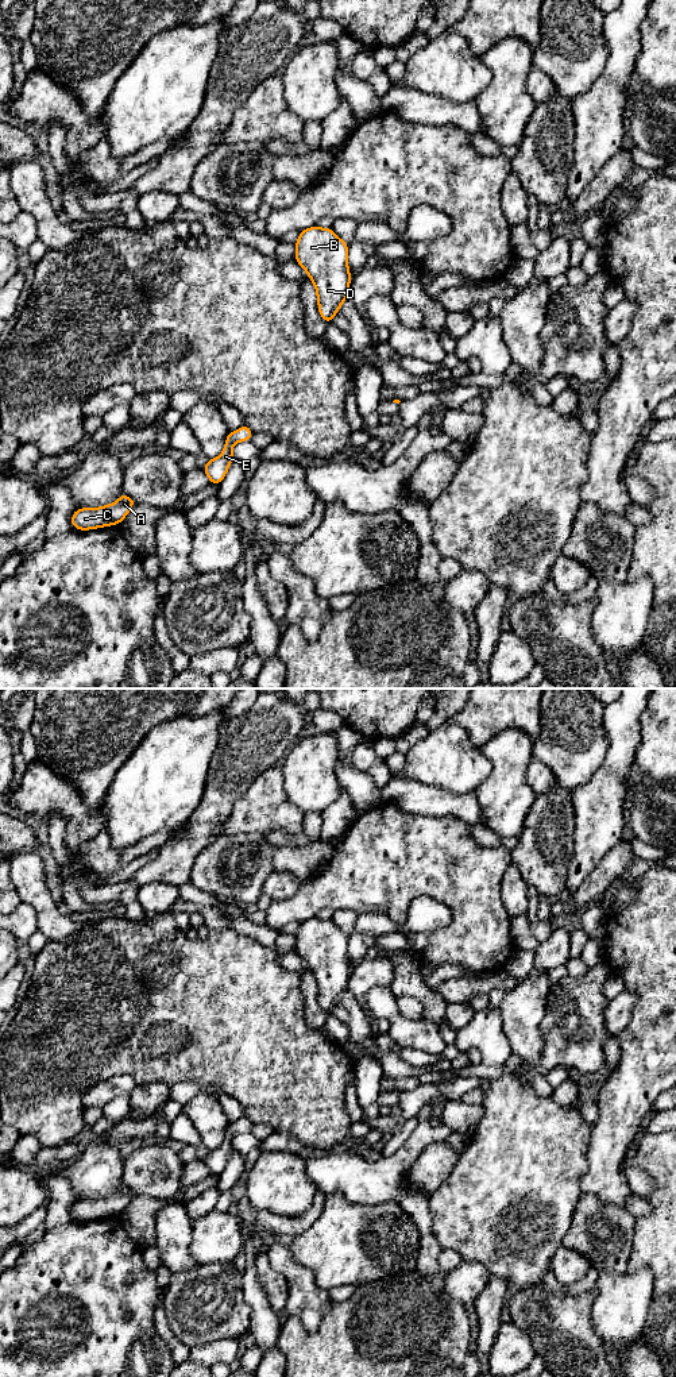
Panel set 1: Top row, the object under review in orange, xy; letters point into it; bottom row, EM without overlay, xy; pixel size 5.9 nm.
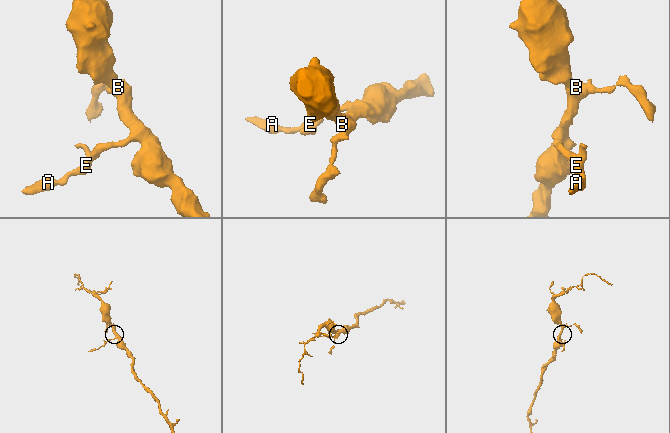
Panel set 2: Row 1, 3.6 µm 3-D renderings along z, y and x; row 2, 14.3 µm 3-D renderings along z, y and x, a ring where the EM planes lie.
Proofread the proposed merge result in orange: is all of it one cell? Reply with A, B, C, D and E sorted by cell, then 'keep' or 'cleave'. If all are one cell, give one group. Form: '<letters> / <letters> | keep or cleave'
A B C D E | keep

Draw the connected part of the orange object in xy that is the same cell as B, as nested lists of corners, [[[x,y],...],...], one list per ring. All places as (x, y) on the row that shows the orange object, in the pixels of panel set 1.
[[[314,225],[302,230],[294,246],[295,261],[314,284],[318,313],[327,323],[332,323],[348,298],[348,244],[332,228]]]

